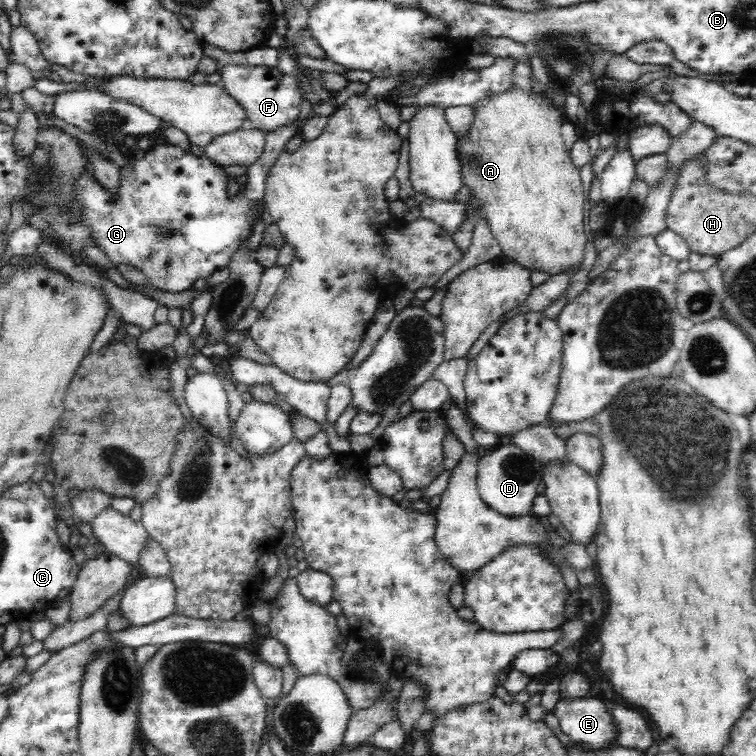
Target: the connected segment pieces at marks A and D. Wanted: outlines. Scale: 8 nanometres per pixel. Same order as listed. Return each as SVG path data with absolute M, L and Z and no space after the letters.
M514 84L503 93L489 94L488 97L483 97L472 105L474 112L473 121L469 132L457 141L457 156L461 164L463 186L468 186L476 200L484 203L487 225L492 235L494 235L498 247L500 247L501 254L512 260L512 262L518 263L521 267L530 270L530 272L533 270L542 271L547 273L549 277L560 274L562 271L575 274L584 262L584 249L586 248L590 232L584 229L584 202L586 202L586 199L584 198L582 183L580 183L580 170L574 167L571 154L566 148L560 132L560 124L567 119L564 111L552 105L550 100L543 96L543 93L528 93Z
M513 443L496 448L478 459L476 486L480 498L488 508L504 517L533 516L534 499L539 495L536 490L543 482L543 470L544 466Z

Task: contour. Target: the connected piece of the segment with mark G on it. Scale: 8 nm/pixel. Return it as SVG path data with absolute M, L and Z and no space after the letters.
M294 123L291 125L285 125L277 129L273 129L272 132L267 132L265 139L265 147L262 156L254 164L251 164L246 172L246 182L241 184L241 189L238 194L228 198L228 180L230 177L227 175L223 167L218 167L214 164L206 155L194 156L191 152L173 145L173 144L161 144L152 145L144 152L139 153L137 156L127 157L127 162L123 165L124 168L119 168L119 179L118 179L118 190L116 192L108 192L102 184L96 180L96 176L92 172L84 172L78 179L75 180L76 196L74 204L78 205L82 212L82 222L91 228L92 240L95 240L96 248L102 250L111 262L112 267L118 268L120 265L134 266L144 273L147 278L147 282L150 286L164 290L166 292L182 292L185 290L192 289L192 284L199 278L203 281L208 278L220 268L224 268L231 261L232 255L238 252L238 249L242 248L247 240L253 233L254 223L257 223L260 218L260 210L262 210L262 204L265 195L266 179L269 176L269 170L272 169L273 162L281 155L284 151L284 144L288 142L294 135L297 134L296 128L298 126Z

